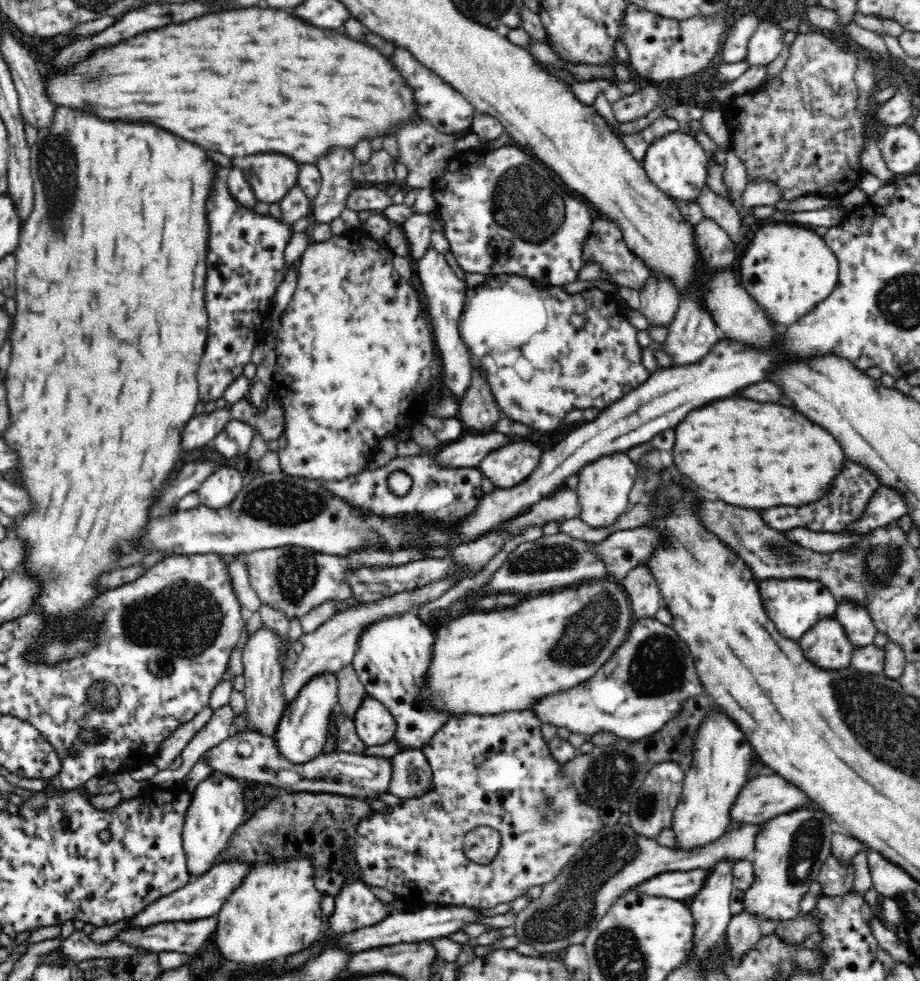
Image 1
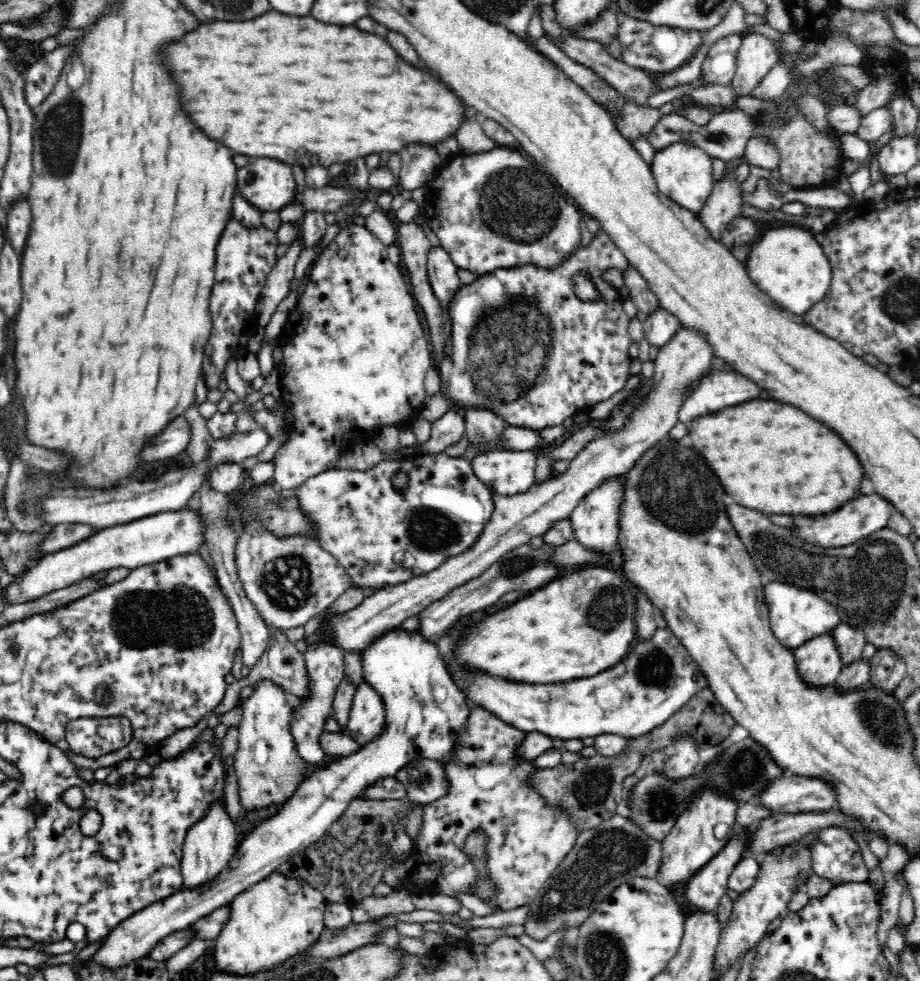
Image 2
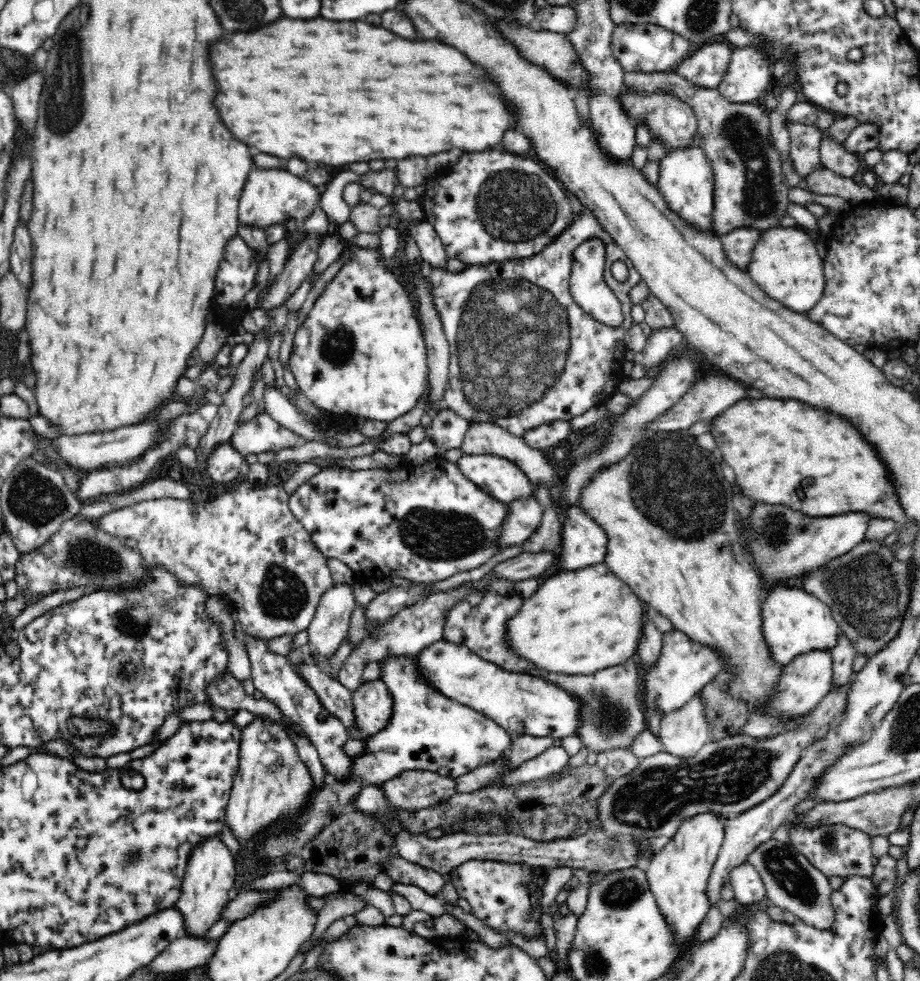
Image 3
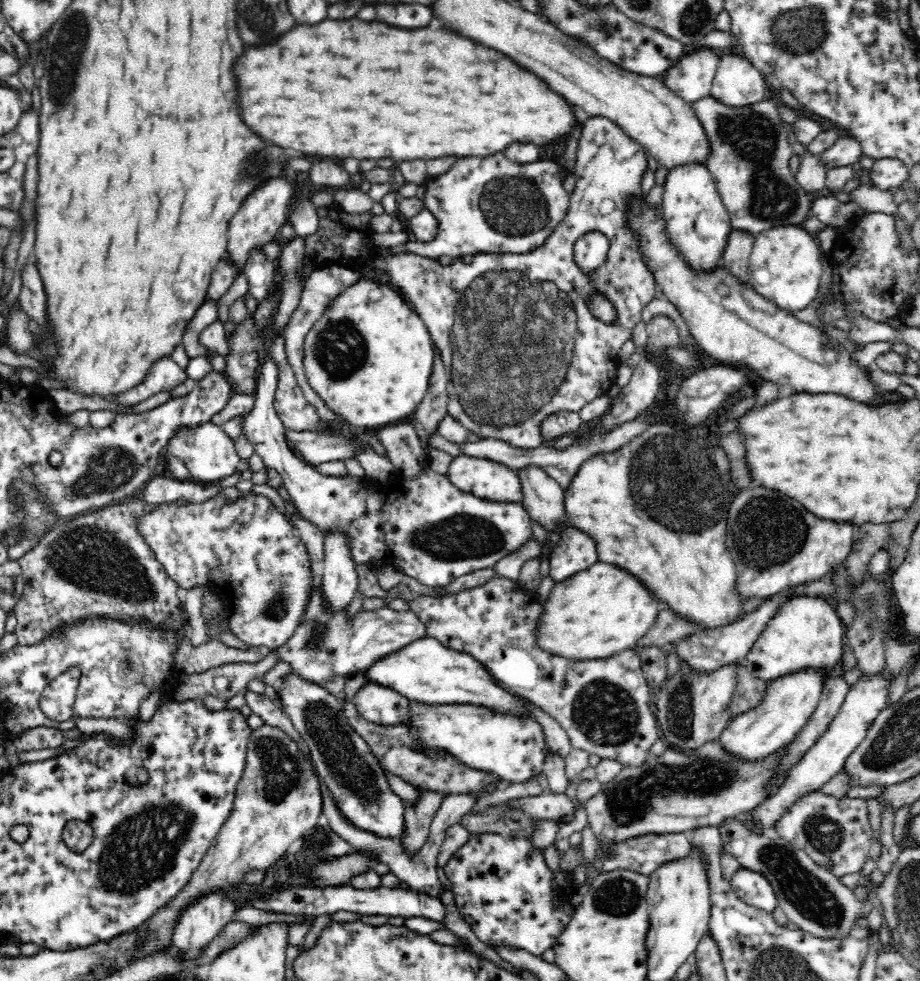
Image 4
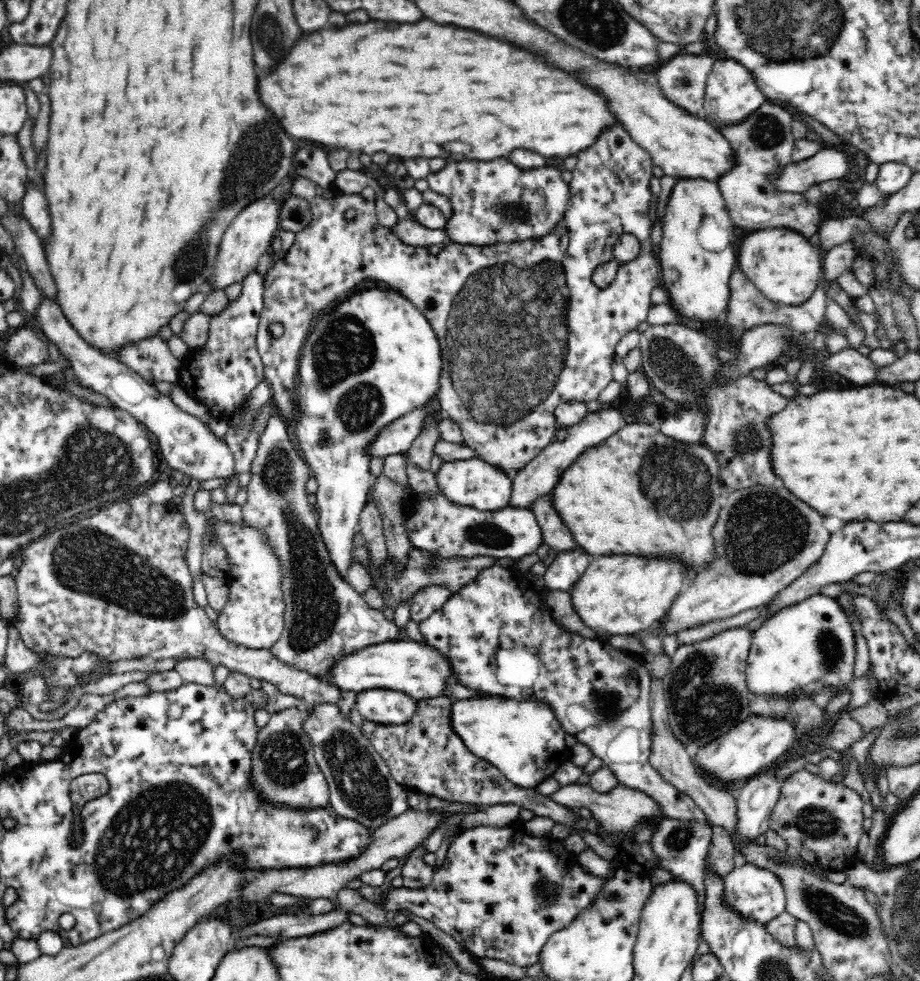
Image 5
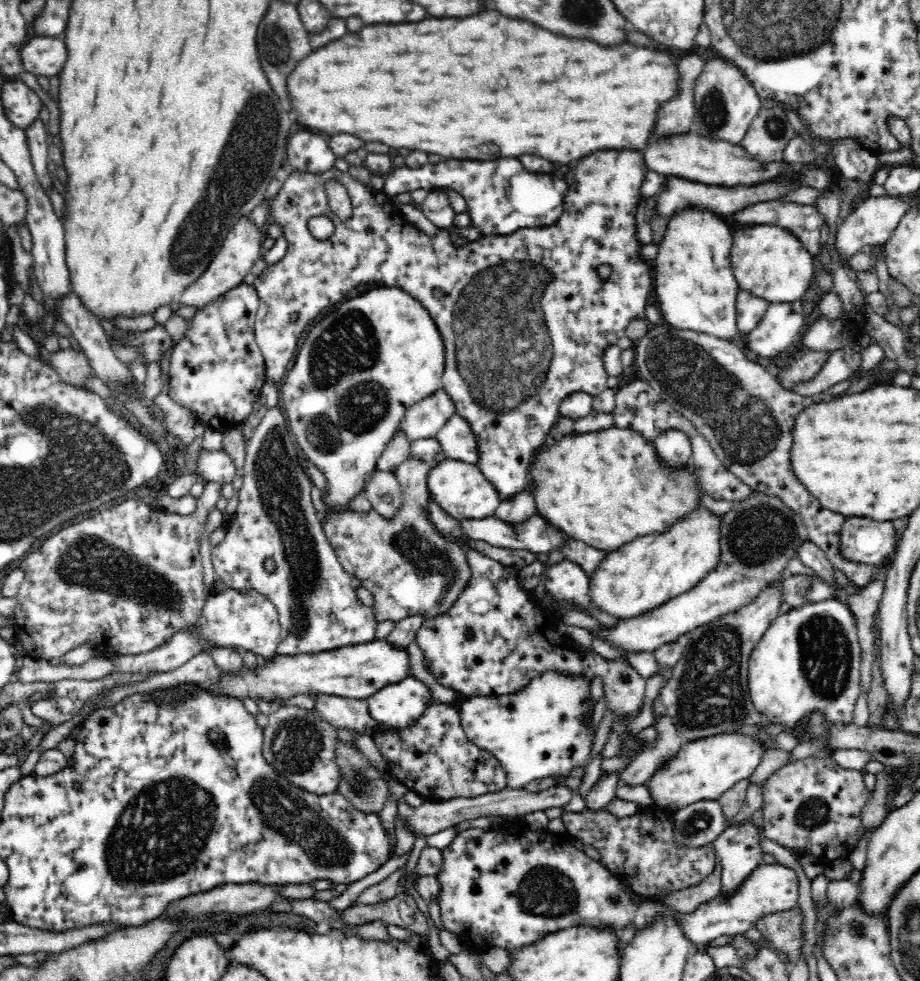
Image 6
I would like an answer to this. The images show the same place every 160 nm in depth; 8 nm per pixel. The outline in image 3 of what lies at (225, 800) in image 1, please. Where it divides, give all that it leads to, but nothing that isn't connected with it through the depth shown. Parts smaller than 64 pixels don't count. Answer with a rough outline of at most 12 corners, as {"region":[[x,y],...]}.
{"region":[[221,833],[190,852],[175,907],[204,935],[230,901],[236,862]]}

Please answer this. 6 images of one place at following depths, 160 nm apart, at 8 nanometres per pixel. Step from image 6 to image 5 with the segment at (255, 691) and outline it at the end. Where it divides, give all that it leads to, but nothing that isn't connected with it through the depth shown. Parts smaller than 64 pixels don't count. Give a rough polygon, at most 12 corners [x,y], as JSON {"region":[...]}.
{"region":[[425,641],[383,642],[345,656],[331,682],[356,693],[397,690],[417,701],[457,682]]}

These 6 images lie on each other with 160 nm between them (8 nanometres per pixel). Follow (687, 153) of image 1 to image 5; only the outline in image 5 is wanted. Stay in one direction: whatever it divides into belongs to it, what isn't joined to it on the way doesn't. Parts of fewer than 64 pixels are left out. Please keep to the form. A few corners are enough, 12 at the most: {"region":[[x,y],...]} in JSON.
{"region":[[677,178],[662,287],[683,323],[726,319],[735,224],[718,183]]}

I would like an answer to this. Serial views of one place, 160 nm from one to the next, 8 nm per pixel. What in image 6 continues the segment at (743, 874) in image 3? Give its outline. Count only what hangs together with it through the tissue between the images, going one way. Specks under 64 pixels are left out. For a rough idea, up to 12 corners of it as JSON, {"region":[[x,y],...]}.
{"region":[[758,866],[730,894],[678,913],[690,943],[745,934],[798,900],[796,872]]}

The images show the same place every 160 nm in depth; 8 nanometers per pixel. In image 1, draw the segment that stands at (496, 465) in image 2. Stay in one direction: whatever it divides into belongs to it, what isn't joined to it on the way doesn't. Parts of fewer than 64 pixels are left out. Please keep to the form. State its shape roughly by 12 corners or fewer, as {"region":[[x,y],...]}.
{"region":[[508,442],[479,464],[498,488],[512,488],[542,458],[532,442]]}

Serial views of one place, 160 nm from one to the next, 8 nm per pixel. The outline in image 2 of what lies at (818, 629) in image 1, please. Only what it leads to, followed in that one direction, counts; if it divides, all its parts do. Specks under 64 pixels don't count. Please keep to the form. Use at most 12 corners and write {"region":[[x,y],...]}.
{"region":[[831,632],[792,651],[804,682],[835,684],[844,664]]}

